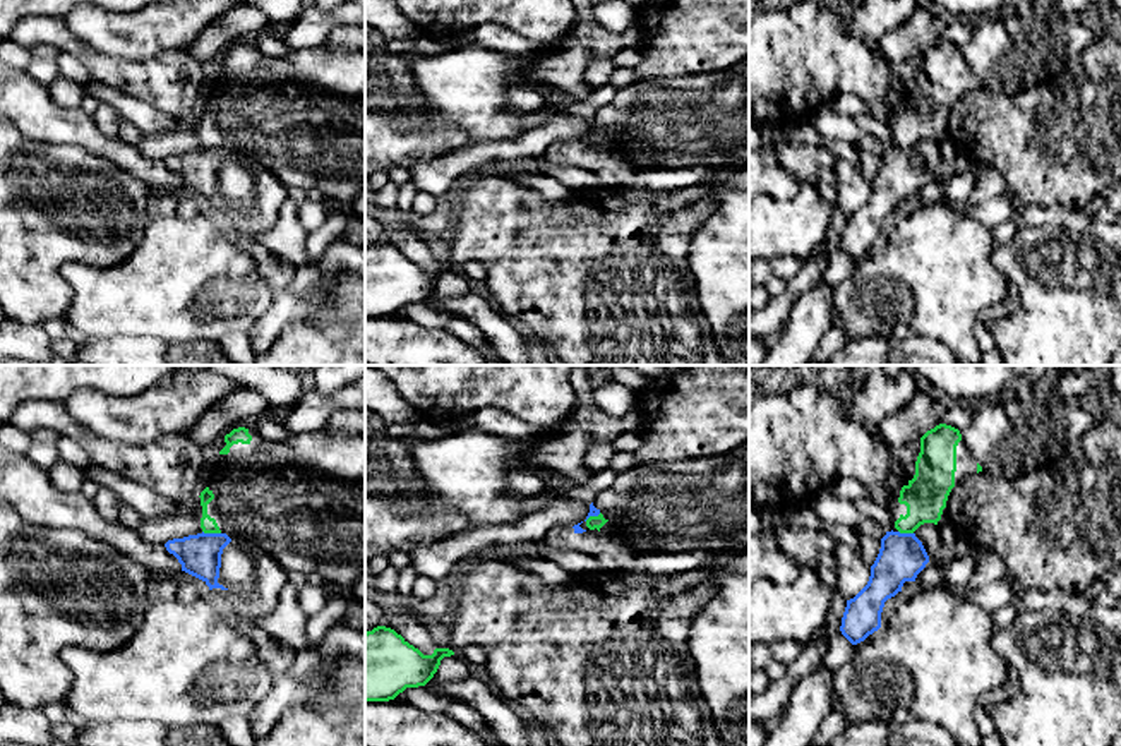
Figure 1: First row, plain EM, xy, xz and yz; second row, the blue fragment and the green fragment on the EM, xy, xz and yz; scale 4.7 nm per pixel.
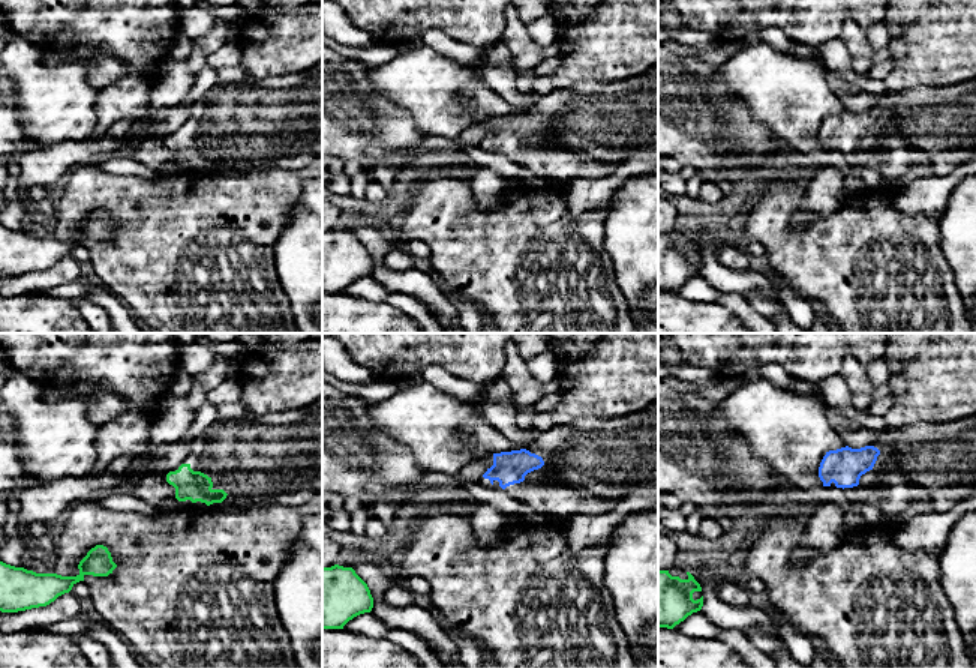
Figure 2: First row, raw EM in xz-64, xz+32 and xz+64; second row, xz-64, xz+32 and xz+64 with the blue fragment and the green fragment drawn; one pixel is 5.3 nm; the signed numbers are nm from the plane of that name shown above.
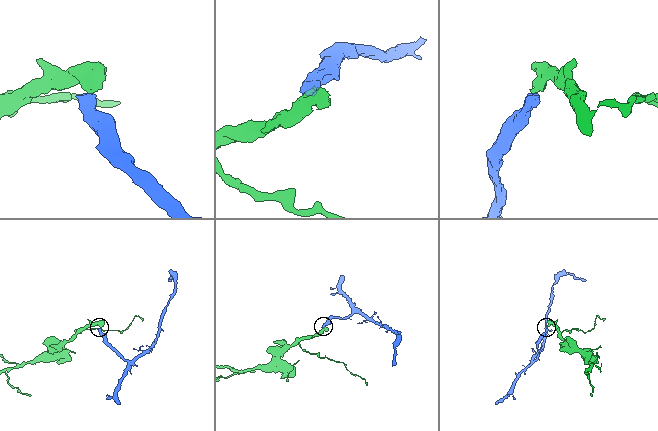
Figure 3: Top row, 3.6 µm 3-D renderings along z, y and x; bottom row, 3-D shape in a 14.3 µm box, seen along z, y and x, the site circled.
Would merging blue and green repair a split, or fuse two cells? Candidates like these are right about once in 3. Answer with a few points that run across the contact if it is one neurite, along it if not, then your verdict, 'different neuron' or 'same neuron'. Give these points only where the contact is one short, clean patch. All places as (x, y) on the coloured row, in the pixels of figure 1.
xy (203, 530), (220, 534) | different neuron

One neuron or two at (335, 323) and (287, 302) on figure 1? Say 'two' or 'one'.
two

